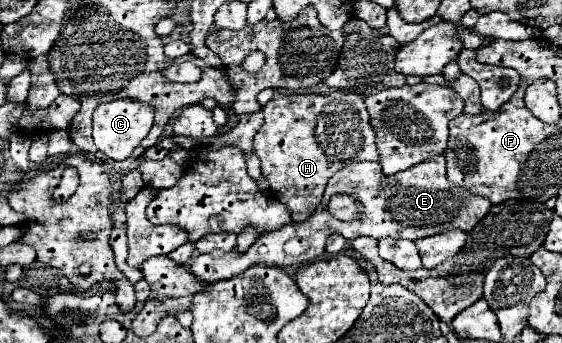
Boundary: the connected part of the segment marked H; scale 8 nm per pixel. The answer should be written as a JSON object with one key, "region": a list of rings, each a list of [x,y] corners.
{"region":[[[336,90],[326,96],[276,92],[272,100],[262,108],[262,112],[264,124],[254,138],[254,152],[262,162],[262,174],[270,182],[270,190],[278,200],[282,200],[290,208],[294,222],[308,220],[308,216],[320,206],[328,180],[348,162],[378,160],[376,132],[370,126],[370,116],[360,94],[346,90]]]}

